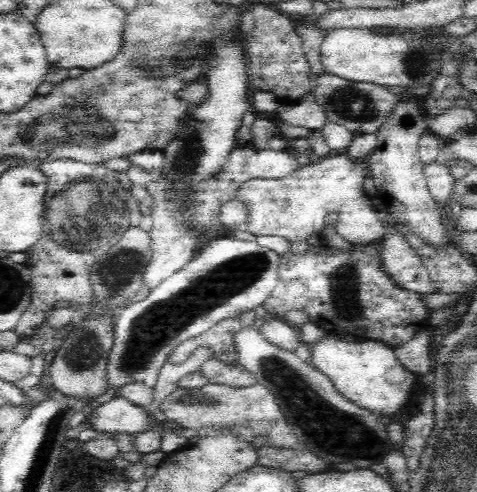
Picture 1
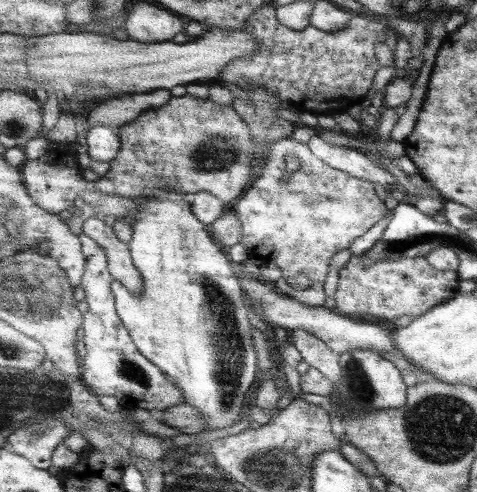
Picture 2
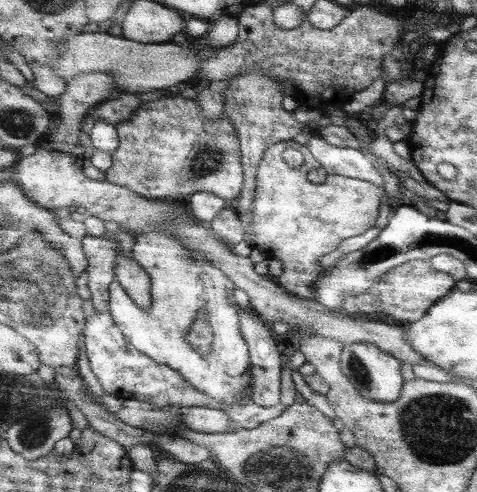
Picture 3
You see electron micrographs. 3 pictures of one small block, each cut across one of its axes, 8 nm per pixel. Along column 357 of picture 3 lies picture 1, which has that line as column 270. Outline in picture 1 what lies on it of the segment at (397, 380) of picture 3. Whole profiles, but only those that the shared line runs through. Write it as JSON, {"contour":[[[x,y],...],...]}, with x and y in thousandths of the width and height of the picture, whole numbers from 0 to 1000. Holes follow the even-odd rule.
{"contour":[[[532,659],[524,667],[503,663],[491,675],[491,707],[499,744],[532,760],[537,776],[558,785],[574,801],[608,874],[621,878],[621,890],[637,898],[646,915],[667,931],[700,947],[738,943],[746,955],[776,955],[780,943],[801,943],[809,927],[826,915],[809,878],[813,854],[784,837],[751,829],[742,817],[725,813],[700,789],[688,764],[662,752],[650,736],[629,732],[616,715],[600,715],[562,695],[545,679],[545,667],[537,667]],[[721,841],[730,841],[730,850]]]}

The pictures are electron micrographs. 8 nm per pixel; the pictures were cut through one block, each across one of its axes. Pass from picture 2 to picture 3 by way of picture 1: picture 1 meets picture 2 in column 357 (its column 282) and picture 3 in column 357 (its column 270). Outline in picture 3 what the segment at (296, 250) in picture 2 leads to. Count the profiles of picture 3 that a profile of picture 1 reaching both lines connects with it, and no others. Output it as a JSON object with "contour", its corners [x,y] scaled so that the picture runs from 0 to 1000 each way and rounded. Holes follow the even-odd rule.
{"contour":[[[614,285],[568,293],[547,317],[535,350],[535,398],[522,419],[526,435],[526,504],[551,504],[560,524],[581,524],[593,541],[589,561],[577,569],[602,598],[631,610],[656,610],[656,581],[673,565],[673,520],[698,512],[719,488],[744,484],[786,459],[795,415],[811,402],[803,382],[740,366],[706,354],[686,354],[677,374],[652,374],[644,354],[673,337],[652,321],[639,297]],[[597,305],[623,305],[635,317],[627,341],[606,341],[589,313]]]}

